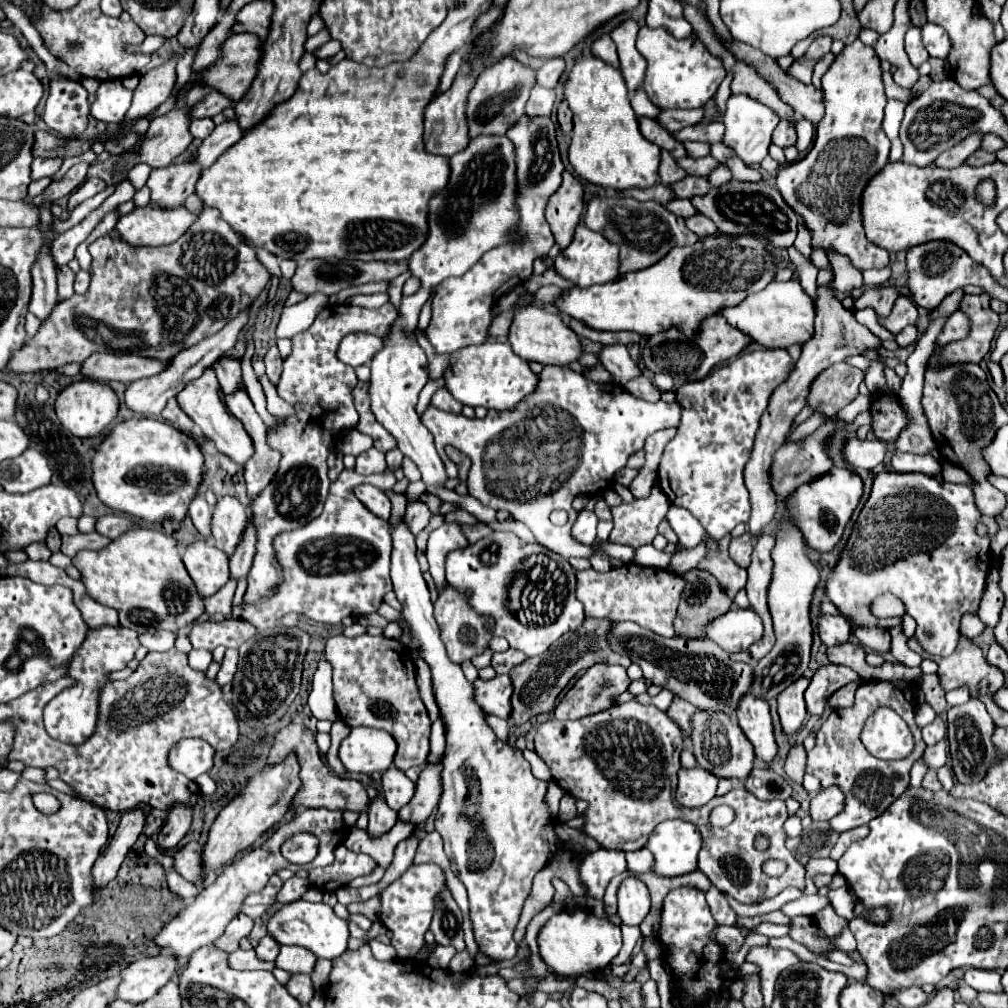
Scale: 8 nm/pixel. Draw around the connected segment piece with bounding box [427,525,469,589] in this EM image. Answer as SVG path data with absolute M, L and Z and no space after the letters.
M441 525L439 529L431 531L429 535L429 543L427 543L427 561L429 561L429 571L435 579L437 589L443 589L445 585L445 557L449 551L459 549L459 547L467 547L467 539L461 532L459 527L451 527L451 525Z

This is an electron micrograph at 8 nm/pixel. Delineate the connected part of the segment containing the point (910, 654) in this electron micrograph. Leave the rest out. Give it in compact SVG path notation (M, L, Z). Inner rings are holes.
M901 627L889 629L889 633L891 633L891 637L893 637L893 643L891 643L891 655L893 655L895 660L903 665L907 665L907 667L919 667L921 655L917 655L915 651L911 651L911 649L907 647L907 639L903 637Z

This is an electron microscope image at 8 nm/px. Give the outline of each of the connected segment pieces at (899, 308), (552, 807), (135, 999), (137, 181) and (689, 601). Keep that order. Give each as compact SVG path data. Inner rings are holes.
M899 297L895 301L895 307L887 319L879 319L883 327L887 327L891 333L899 333L907 325L913 325L917 319L917 307L909 297Z
M551 781L548 786L548 790L545 796L545 802L549 806L549 810L553 818L557 818L558 820L558 812L559 812L559 803L565 791L555 783L555 781Z
M161 953L157 957L145 957L131 963L123 973L123 983L119 985L119 999L131 1003L143 1003L151 999L175 973L179 961L175 955Z
M139 163L139 165L135 165L135 167L127 173L127 177L131 179L131 183L133 183L137 189L141 189L141 187L145 185L145 181L149 179L149 173L151 173L151 167L145 165L145 163Z
M697 567L681 575L687 583L681 593L681 603L675 617L675 633L679 637L703 637L707 619L723 615L731 607L731 597L723 591L721 583L707 571Z

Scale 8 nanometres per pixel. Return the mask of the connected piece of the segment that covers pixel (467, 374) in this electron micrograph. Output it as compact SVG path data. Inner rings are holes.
M487 341L479 347L463 347L461 357L443 375L447 391L463 405L485 407L495 411L507 411L535 391L537 375L529 369L529 363L513 353L509 343Z

